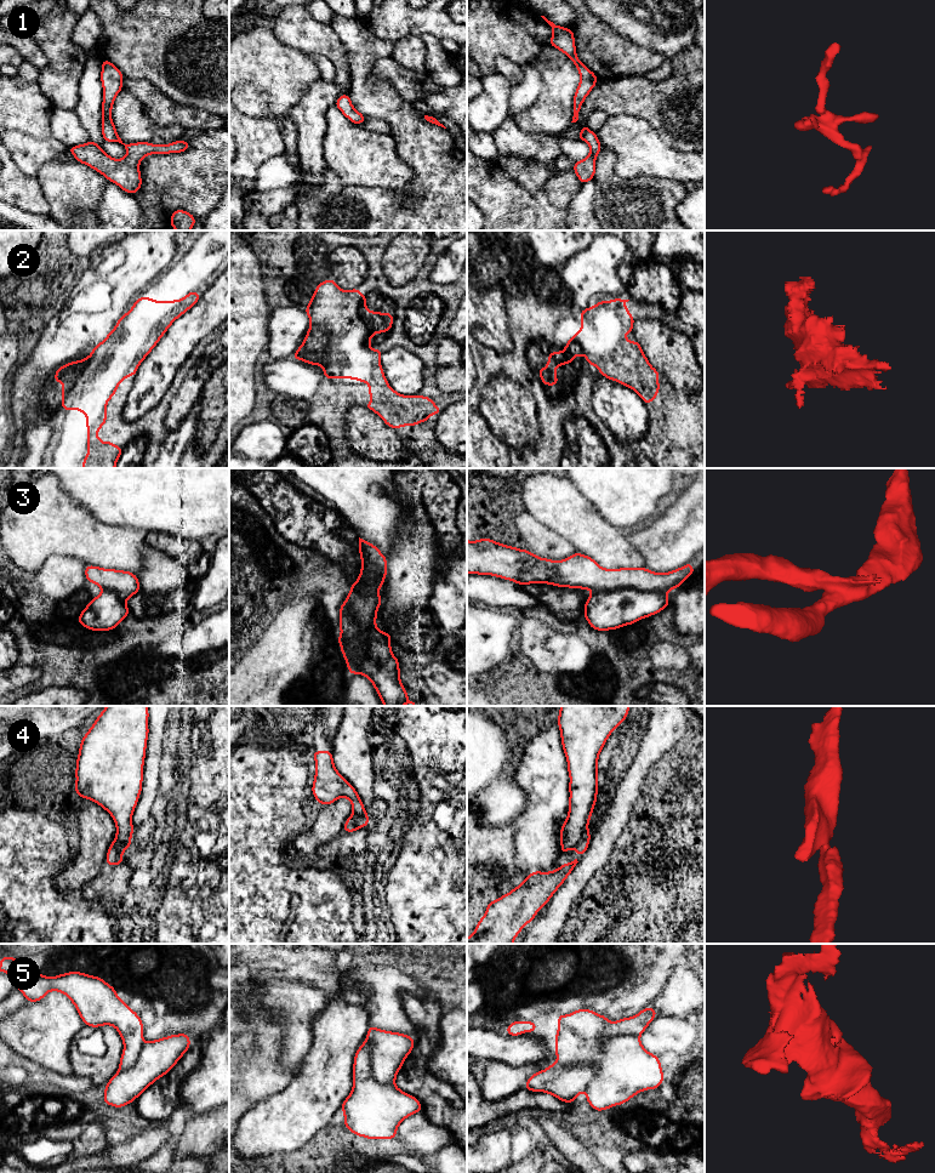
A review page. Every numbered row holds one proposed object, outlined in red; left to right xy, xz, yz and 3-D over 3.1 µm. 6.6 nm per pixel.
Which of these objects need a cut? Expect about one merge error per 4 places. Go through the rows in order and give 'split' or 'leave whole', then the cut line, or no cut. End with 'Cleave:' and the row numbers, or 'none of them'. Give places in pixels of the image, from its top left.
1: leave whole | no cut
2: leave whole | no cut
3: split | yz (663, 592), (639, 592), (631, 588), (616, 588), (593, 593)
4: split | yz (587, 831), (574, 848)
5: split | yz (557, 1062), (564, 1065), (592, 1065), (597, 1071)
Cleave: 3, 4, 5

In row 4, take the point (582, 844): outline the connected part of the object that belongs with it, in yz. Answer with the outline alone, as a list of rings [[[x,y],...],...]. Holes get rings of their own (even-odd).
[[[587,832],[581,837],[581,839],[575,845],[574,849],[578,853],[578,858],[581,858],[587,850],[589,841],[591,841],[591,832]]]

